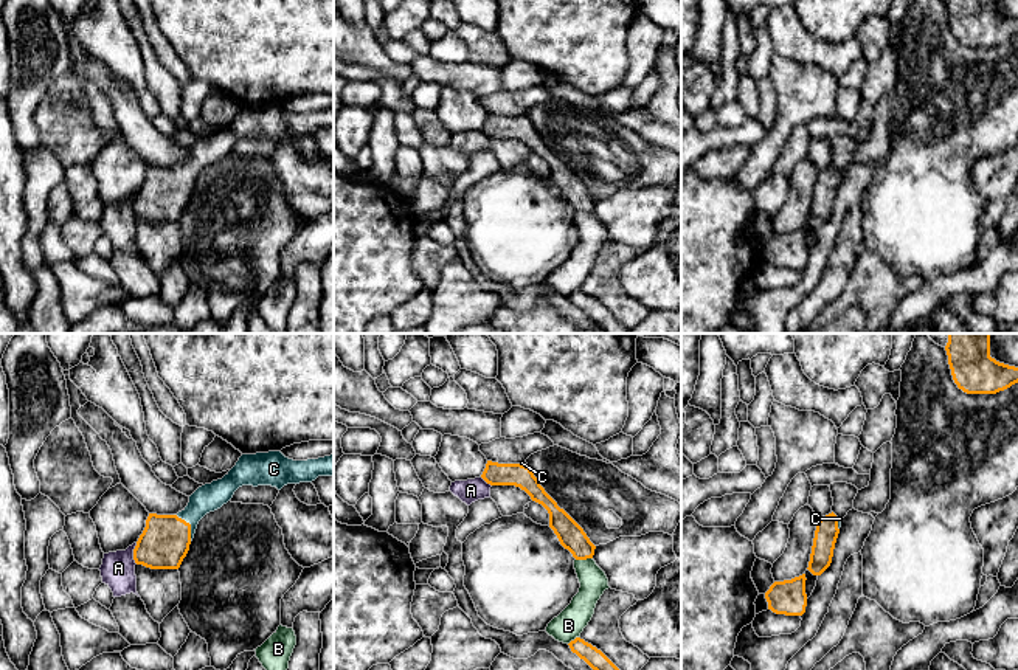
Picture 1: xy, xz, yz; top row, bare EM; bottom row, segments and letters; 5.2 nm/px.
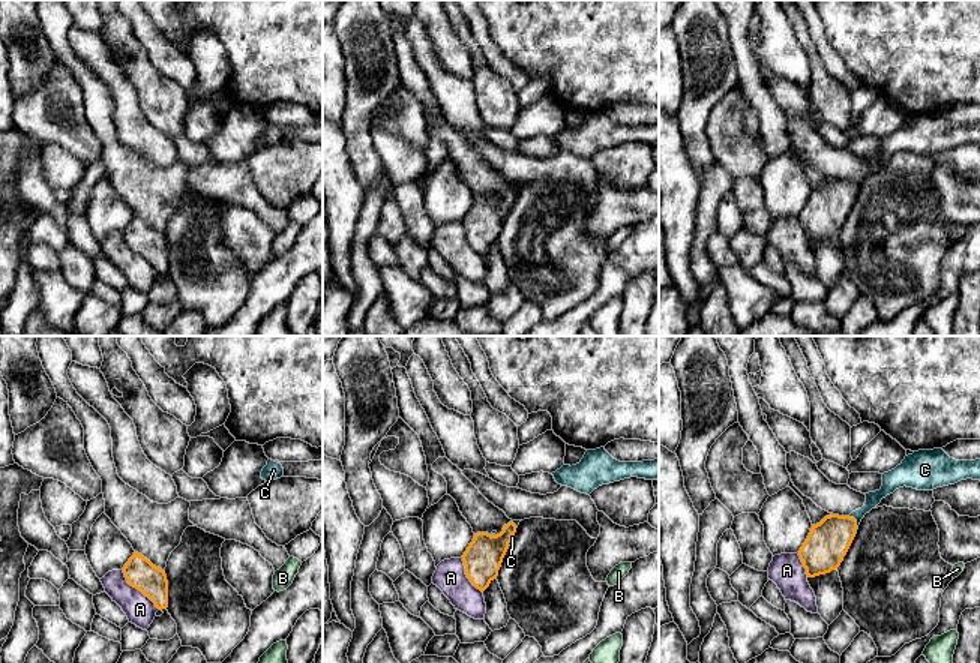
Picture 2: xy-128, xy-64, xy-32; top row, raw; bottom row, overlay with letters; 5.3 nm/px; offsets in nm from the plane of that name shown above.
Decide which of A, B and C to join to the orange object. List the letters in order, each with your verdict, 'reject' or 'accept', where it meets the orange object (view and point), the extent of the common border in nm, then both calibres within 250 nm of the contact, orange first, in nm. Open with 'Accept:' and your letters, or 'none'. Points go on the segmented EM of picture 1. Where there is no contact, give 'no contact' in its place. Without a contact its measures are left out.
Accept: C
A: reject | xy (134, 554) | 110 nm | 260/180 nm
B: reject | xz (584, 559) | 90 nm | 140/140 nm
C: accept | xy (190, 526) | 160 nm | 260/140 nm

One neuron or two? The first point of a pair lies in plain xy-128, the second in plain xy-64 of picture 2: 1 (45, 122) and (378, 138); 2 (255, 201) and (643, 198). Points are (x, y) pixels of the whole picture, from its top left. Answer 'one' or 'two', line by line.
1: two
2: two

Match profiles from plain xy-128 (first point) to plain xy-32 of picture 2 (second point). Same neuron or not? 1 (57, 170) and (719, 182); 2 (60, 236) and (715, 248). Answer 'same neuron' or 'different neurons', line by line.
1: different neurons
2: different neurons

